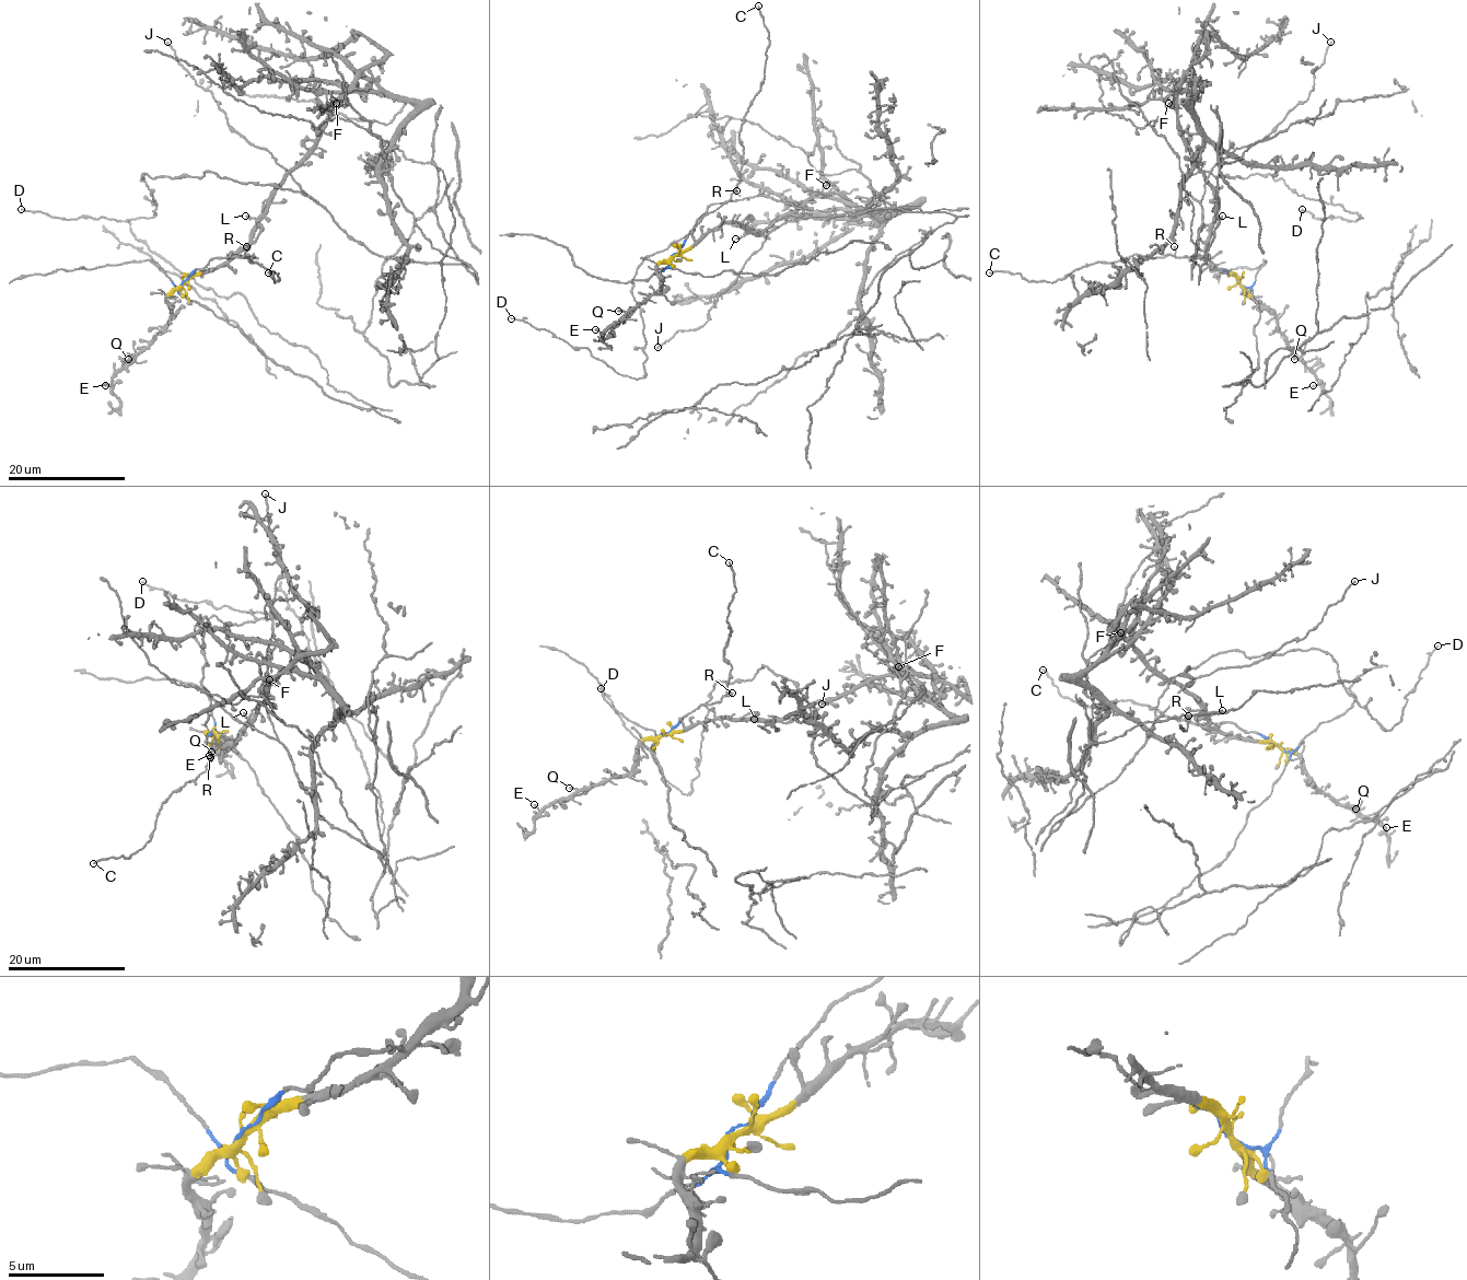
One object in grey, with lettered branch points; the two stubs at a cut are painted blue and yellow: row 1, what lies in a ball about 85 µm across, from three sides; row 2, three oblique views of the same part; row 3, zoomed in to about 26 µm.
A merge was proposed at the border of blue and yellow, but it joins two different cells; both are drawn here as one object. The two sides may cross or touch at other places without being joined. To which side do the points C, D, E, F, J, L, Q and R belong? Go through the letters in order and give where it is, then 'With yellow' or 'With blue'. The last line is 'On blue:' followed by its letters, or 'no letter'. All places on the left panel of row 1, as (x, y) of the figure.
C: Place: (268, 272). With blue
D: Place: (21, 209). With yellow
E: Place: (105, 385). With yellow
F: Place: (336, 103). With yellow
J: Place: (167, 42). With yellow
L: Place: (245, 216). With yellow
Q: Place: (128, 359). With yellow
R: Place: (246, 246). With blue
On blue: C, R

